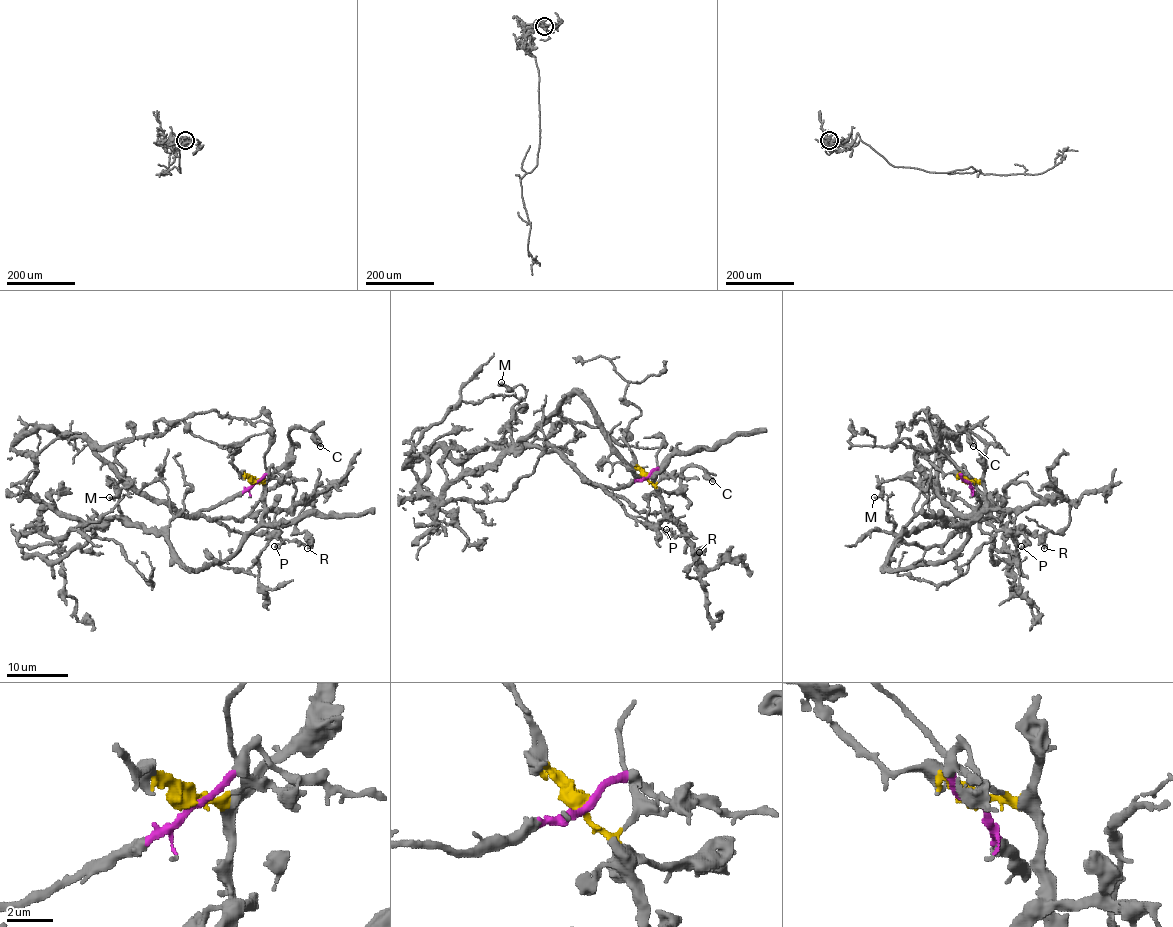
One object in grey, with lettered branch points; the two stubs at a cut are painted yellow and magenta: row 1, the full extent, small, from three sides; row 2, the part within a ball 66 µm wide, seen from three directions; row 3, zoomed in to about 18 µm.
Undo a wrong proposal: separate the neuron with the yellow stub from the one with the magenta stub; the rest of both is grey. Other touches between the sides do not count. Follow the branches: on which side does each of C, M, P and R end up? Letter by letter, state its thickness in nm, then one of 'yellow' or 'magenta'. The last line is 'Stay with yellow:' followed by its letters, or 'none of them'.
C: 400 nm thick; yellow
M: 140 nm thick; yellow
P: 130 nm thick; magenta
R: 280 nm thick; yellow
Stay with yellow: C, M, R

